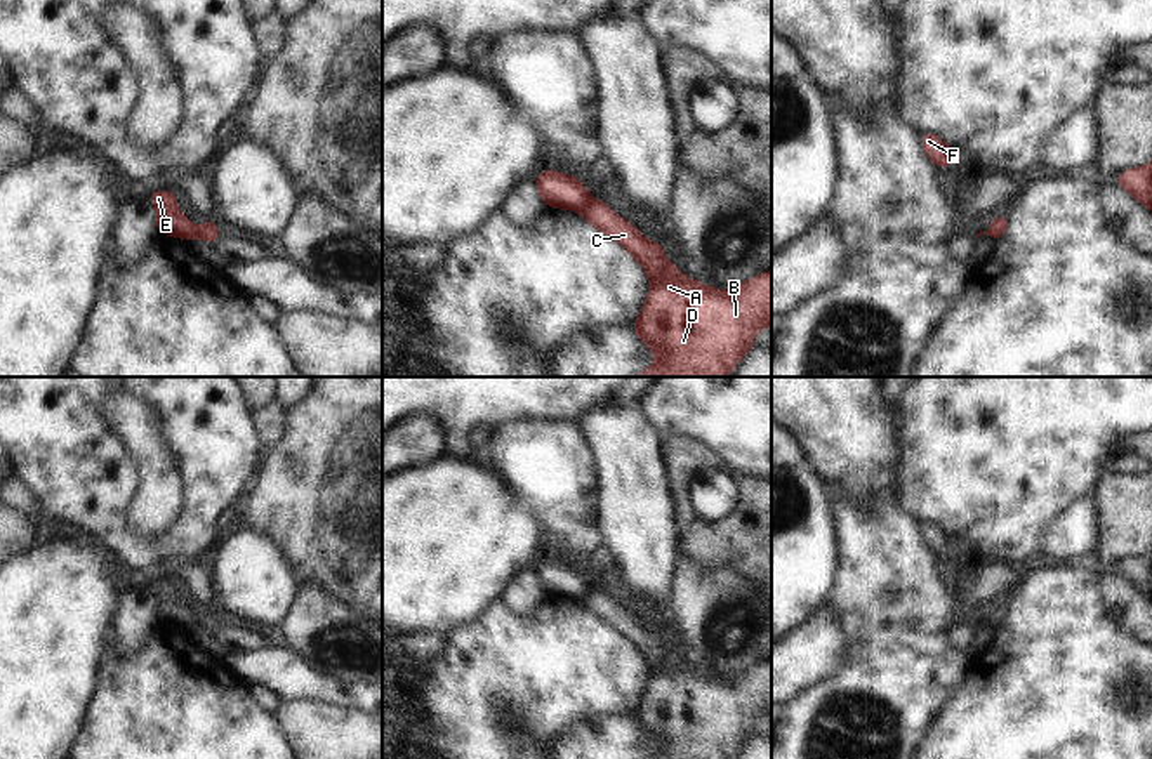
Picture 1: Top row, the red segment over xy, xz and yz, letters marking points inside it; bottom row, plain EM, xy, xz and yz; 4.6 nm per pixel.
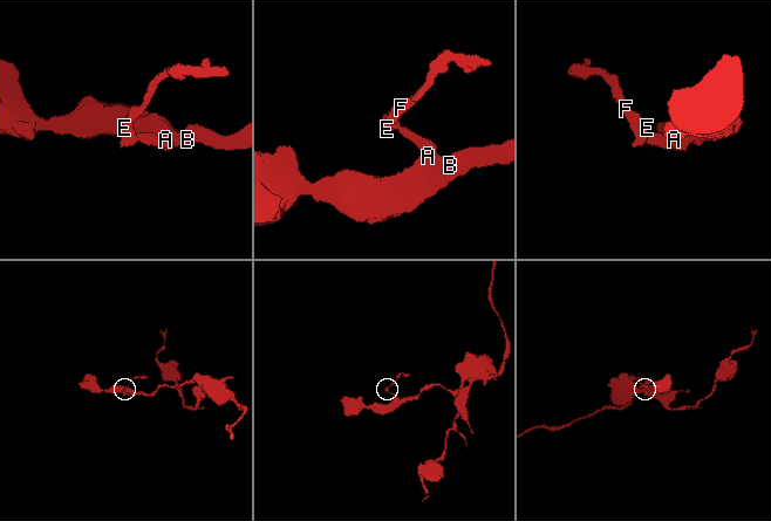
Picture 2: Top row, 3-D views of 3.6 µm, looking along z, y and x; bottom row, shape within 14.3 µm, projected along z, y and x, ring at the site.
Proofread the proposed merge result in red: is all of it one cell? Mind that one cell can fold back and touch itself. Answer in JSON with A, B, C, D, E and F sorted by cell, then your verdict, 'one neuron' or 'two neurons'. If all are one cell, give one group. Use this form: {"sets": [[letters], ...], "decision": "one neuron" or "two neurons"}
{"sets": [["A", "B", "C", "D"], ["E", "F"]], "decision": "two neurons"}

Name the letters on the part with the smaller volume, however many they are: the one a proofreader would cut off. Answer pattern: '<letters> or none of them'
E, F

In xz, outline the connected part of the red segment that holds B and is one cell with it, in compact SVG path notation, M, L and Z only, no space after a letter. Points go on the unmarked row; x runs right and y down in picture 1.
M599 587L589 589L580 604L622 634L650 667L650 683L639 707L631 714L657 747L657 752L646 759L730 759L754 736L756 721L771 716L771 660L751 667L732 681L716 679L685 667L657 630L646 630L632 613L615 604Z

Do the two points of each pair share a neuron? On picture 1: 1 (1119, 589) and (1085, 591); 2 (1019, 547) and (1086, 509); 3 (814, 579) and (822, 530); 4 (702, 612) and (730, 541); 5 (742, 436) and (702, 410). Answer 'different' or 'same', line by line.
1: different
2: different
3: same
4: different
5: same

